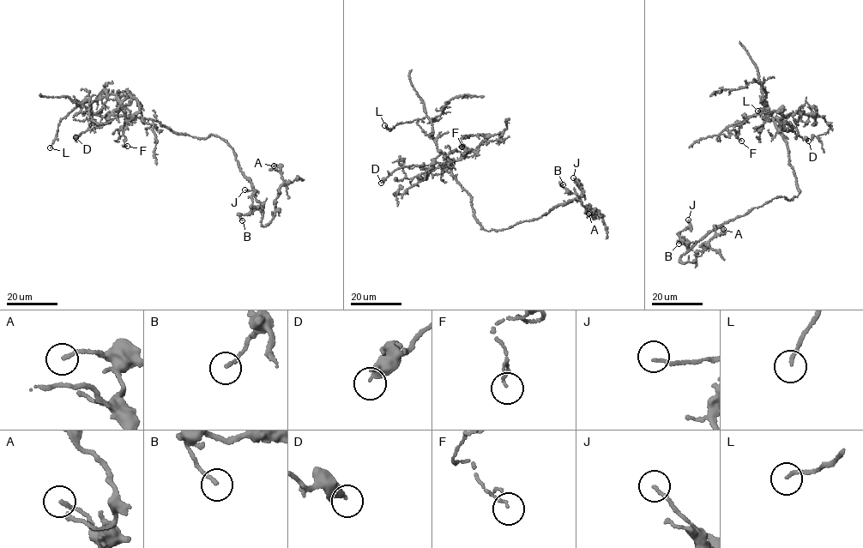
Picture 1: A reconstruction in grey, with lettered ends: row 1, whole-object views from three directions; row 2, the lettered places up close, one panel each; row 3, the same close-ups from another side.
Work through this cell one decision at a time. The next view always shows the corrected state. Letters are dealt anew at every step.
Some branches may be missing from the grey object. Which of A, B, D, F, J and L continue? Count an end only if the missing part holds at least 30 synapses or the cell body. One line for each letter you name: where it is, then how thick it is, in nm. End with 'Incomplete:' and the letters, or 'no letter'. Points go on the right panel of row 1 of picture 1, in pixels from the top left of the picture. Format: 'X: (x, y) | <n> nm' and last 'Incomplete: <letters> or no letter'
Incomplete: no letter

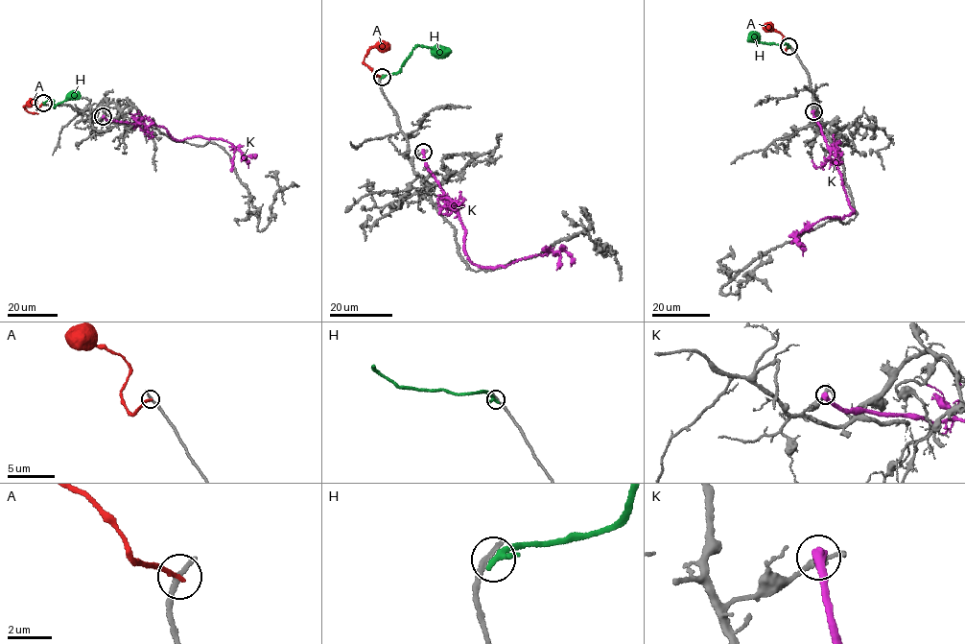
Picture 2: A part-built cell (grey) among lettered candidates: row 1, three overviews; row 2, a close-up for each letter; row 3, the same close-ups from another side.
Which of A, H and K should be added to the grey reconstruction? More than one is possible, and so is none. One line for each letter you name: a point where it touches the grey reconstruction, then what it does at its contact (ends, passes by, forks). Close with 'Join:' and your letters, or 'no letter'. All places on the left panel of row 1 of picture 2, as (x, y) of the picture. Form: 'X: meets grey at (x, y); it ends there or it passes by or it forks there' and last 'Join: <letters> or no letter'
Join: no letter

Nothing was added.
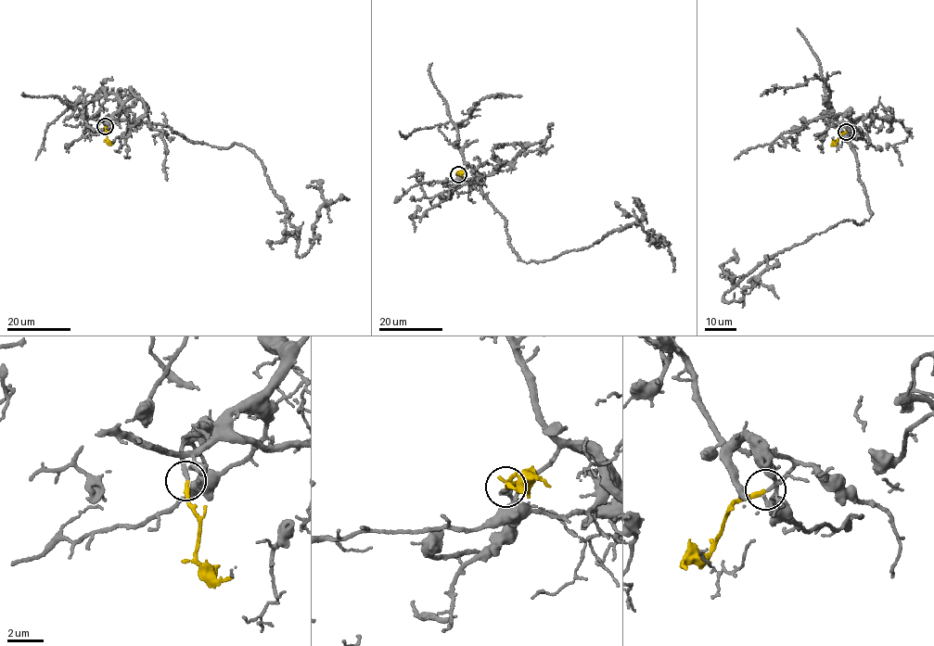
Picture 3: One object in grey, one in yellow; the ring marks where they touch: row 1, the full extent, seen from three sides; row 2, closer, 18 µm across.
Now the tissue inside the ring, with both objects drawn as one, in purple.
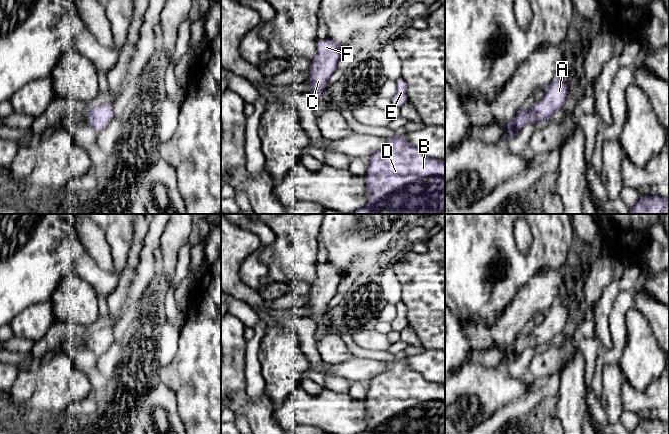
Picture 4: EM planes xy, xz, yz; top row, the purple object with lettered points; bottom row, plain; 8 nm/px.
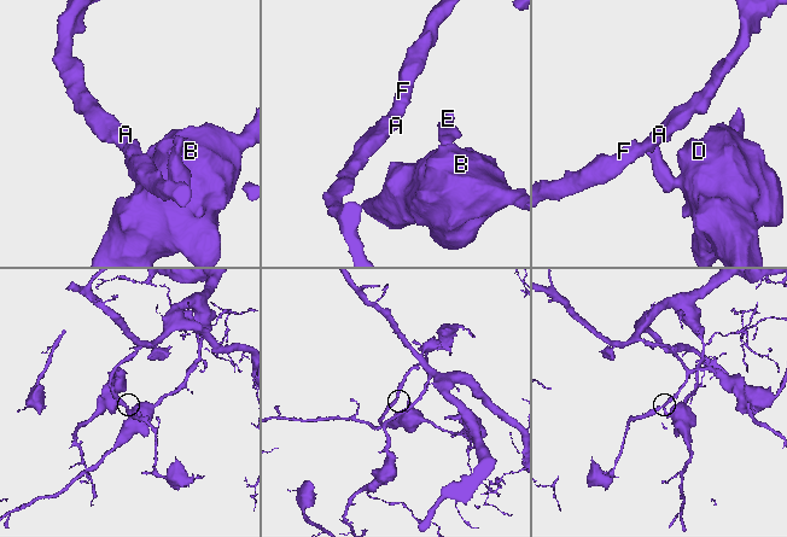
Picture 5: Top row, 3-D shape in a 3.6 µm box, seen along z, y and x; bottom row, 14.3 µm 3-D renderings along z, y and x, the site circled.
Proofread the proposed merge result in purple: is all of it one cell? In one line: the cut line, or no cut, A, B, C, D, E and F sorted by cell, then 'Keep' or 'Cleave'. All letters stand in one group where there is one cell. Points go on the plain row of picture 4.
No split. Groups: A B C D E F. Keep

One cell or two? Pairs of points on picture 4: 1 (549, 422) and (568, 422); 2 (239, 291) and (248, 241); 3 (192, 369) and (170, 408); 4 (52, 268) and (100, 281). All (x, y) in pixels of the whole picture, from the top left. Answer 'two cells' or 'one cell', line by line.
1: two cells
2: one cell
3: two cells
4: one cell

